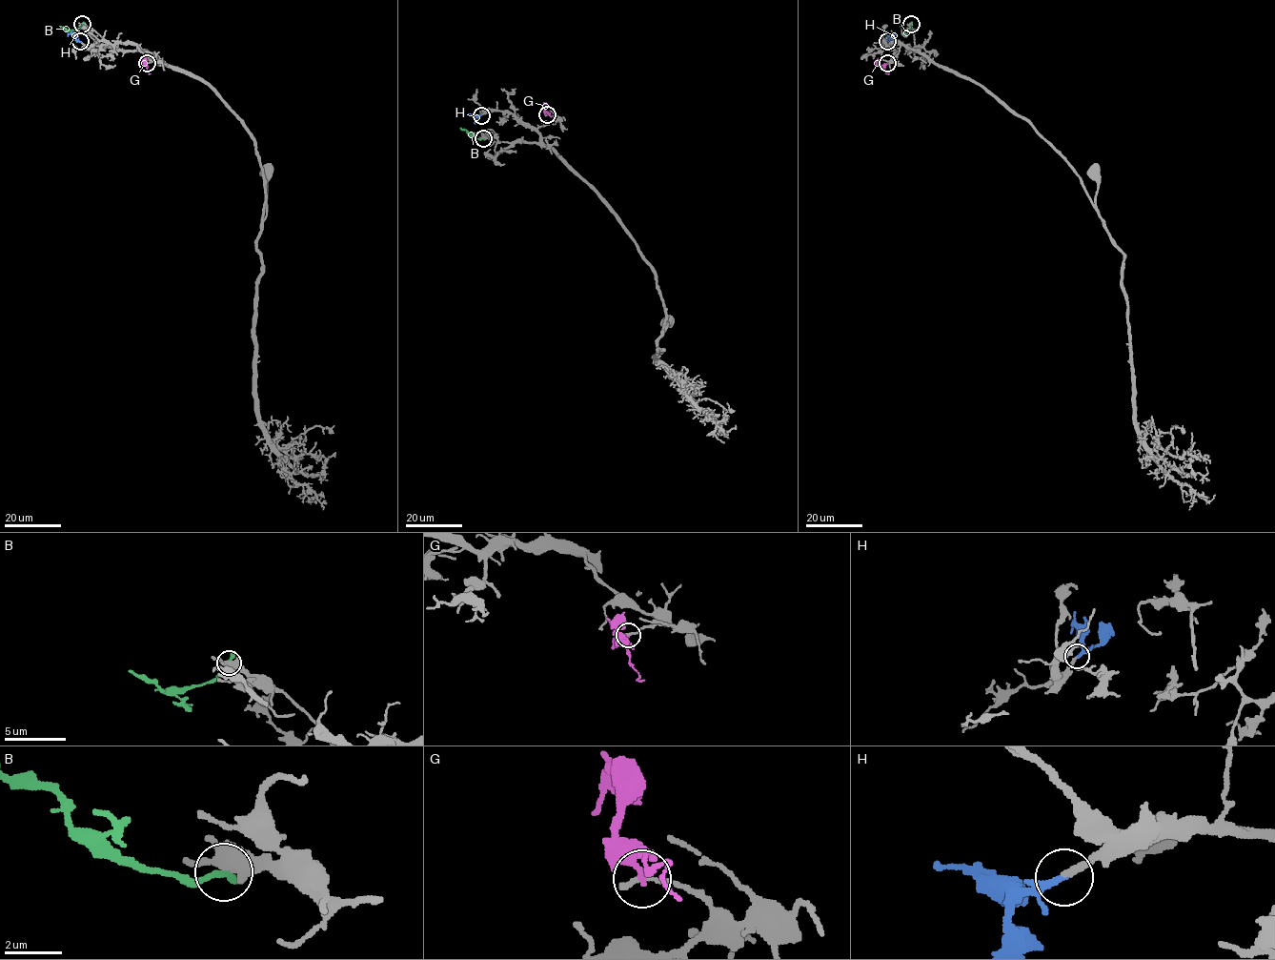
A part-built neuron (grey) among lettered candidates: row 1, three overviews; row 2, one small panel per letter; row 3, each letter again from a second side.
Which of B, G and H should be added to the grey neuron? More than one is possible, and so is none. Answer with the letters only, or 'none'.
H

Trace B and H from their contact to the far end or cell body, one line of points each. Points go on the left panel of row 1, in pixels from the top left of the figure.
B: (82, 24), (67, 30), (59, 26)
H: (80, 41), (70, 34), (67, 36)

